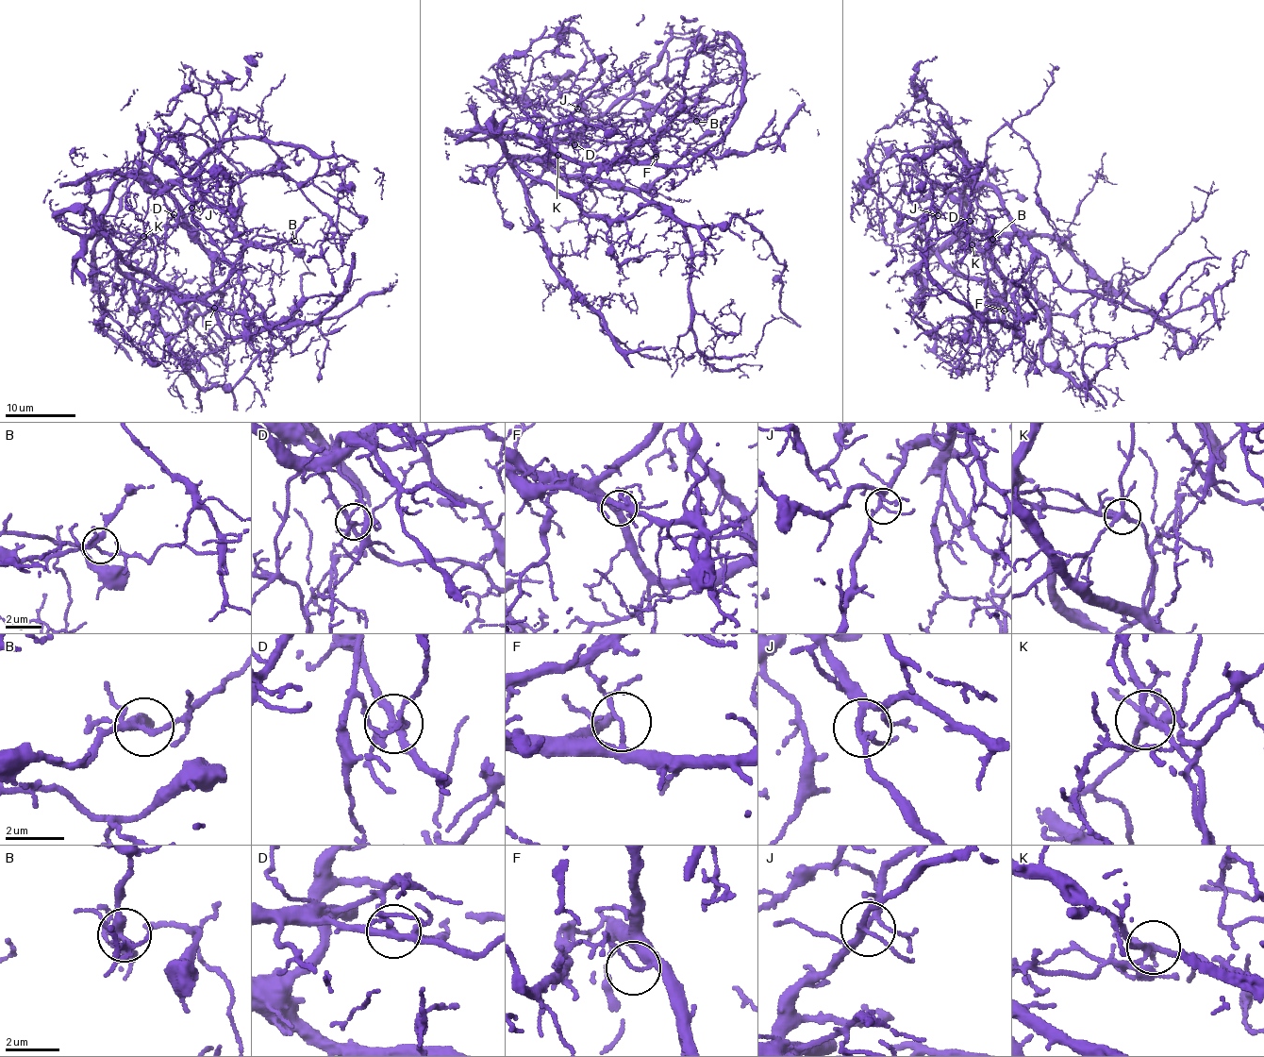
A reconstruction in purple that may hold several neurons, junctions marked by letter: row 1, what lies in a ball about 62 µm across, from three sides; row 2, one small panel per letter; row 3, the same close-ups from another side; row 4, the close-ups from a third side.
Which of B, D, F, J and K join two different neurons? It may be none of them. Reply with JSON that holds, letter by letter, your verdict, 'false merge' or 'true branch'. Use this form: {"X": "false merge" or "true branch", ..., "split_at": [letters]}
{"B": "true branch", "D": "false merge", "F": "false merge", "J": "true branch", "K": "true branch", "split_at": ["D", "F"]}

